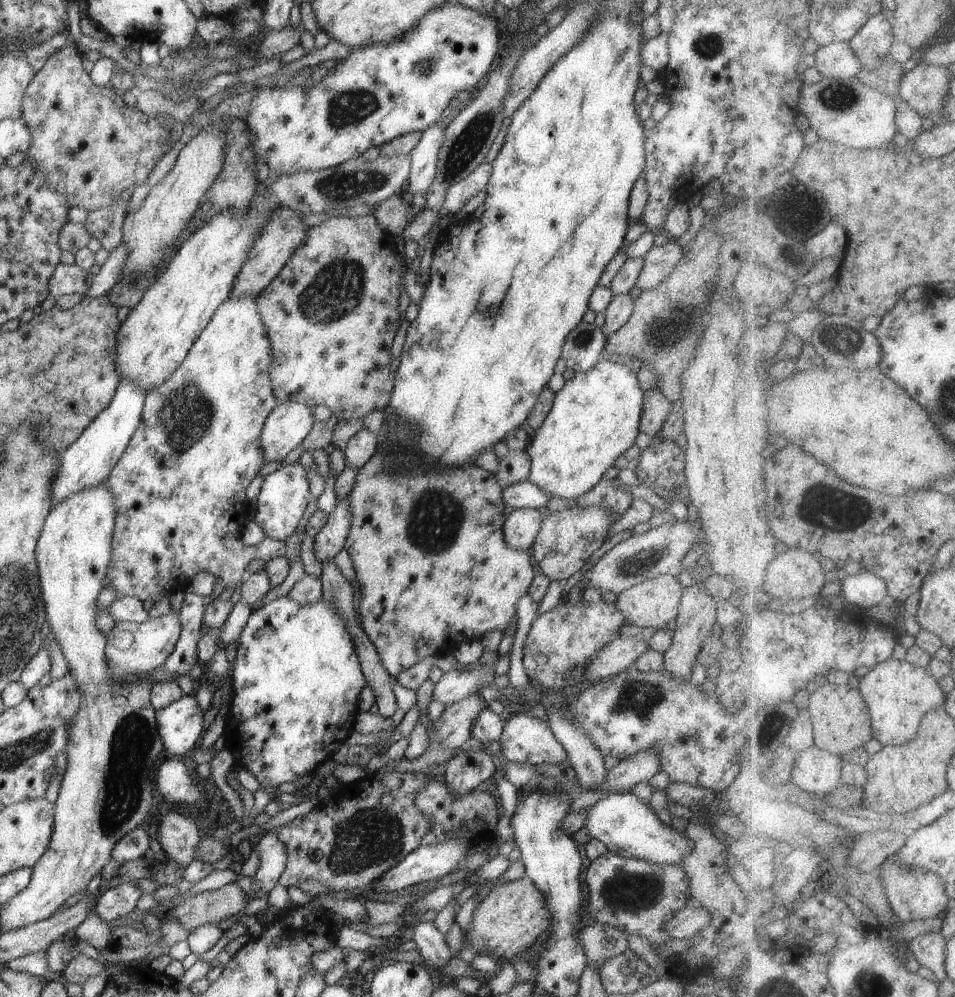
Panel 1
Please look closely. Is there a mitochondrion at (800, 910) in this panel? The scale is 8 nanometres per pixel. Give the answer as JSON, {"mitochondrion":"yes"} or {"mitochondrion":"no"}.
{"mitochondrion":"no"}

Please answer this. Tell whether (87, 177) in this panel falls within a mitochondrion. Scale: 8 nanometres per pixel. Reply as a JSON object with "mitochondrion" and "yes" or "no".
{"mitochondrion":"no"}

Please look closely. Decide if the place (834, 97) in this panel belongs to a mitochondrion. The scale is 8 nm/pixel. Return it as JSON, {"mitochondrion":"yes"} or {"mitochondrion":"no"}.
{"mitochondrion":"yes"}

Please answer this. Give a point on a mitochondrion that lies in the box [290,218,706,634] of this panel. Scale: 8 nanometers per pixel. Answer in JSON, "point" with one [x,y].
{"point":[337,288]}

